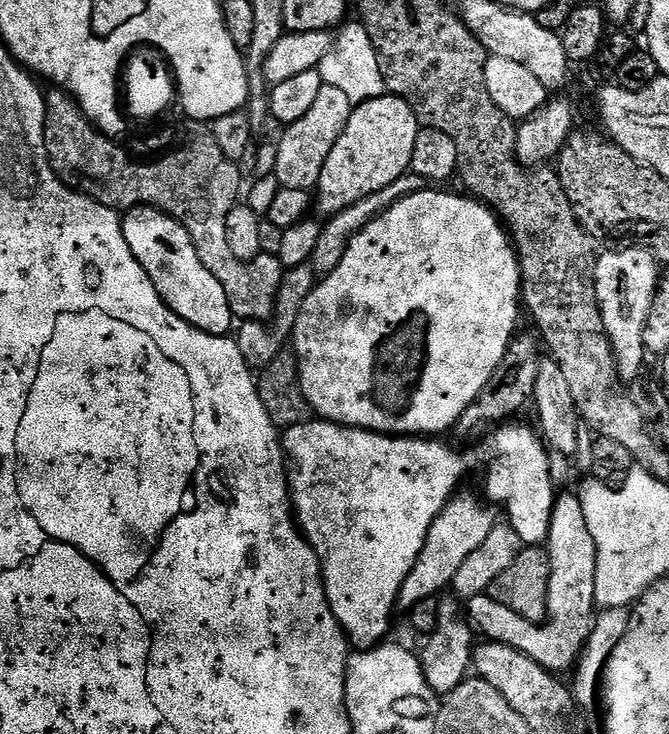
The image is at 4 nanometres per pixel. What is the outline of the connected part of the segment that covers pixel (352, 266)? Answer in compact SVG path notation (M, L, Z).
M415 192L403 196L378 218L370 222L348 244L342 262L327 278L321 279L300 307L296 329L291 343L296 343L294 355L300 366L300 385L317 417L331 420L349 428L367 428L370 432L383 432L386 436L423 436L436 438L447 430L455 429L462 414L482 394L486 382L498 370L506 350L517 335L516 319L522 316L520 291L520 260L512 241L500 222L500 217L471 195L459 196L456 192Z

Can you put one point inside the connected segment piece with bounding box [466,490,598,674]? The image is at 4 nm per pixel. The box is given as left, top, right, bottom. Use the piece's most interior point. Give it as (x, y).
(556, 644)

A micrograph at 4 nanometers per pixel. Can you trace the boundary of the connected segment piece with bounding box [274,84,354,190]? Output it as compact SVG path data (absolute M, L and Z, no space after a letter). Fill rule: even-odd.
M324 84L322 90L318 90L318 98L310 106L310 111L303 118L298 118L298 122L283 129L284 137L276 148L274 168L274 175L278 178L281 188L315 189L322 174L322 166L326 166L326 158L330 158L330 150L334 150L334 142L338 142L342 130L346 130L346 122L350 122L353 107L343 91Z

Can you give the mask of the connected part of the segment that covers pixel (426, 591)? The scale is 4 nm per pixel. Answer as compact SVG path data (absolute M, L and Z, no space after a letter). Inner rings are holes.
M453 495L447 506L438 514L438 518L434 518L426 534L426 542L410 574L406 574L406 582L402 582L400 587L398 604L401 609L409 610L423 599L439 597L451 585L454 574L458 574L458 569L462 567L462 562L466 562L466 558L470 558L470 554L474 554L474 550L478 550L478 546L482 546L486 538L490 538L490 530L494 530L498 516L491 512L493 509L483 499L481 500L476 496Z

